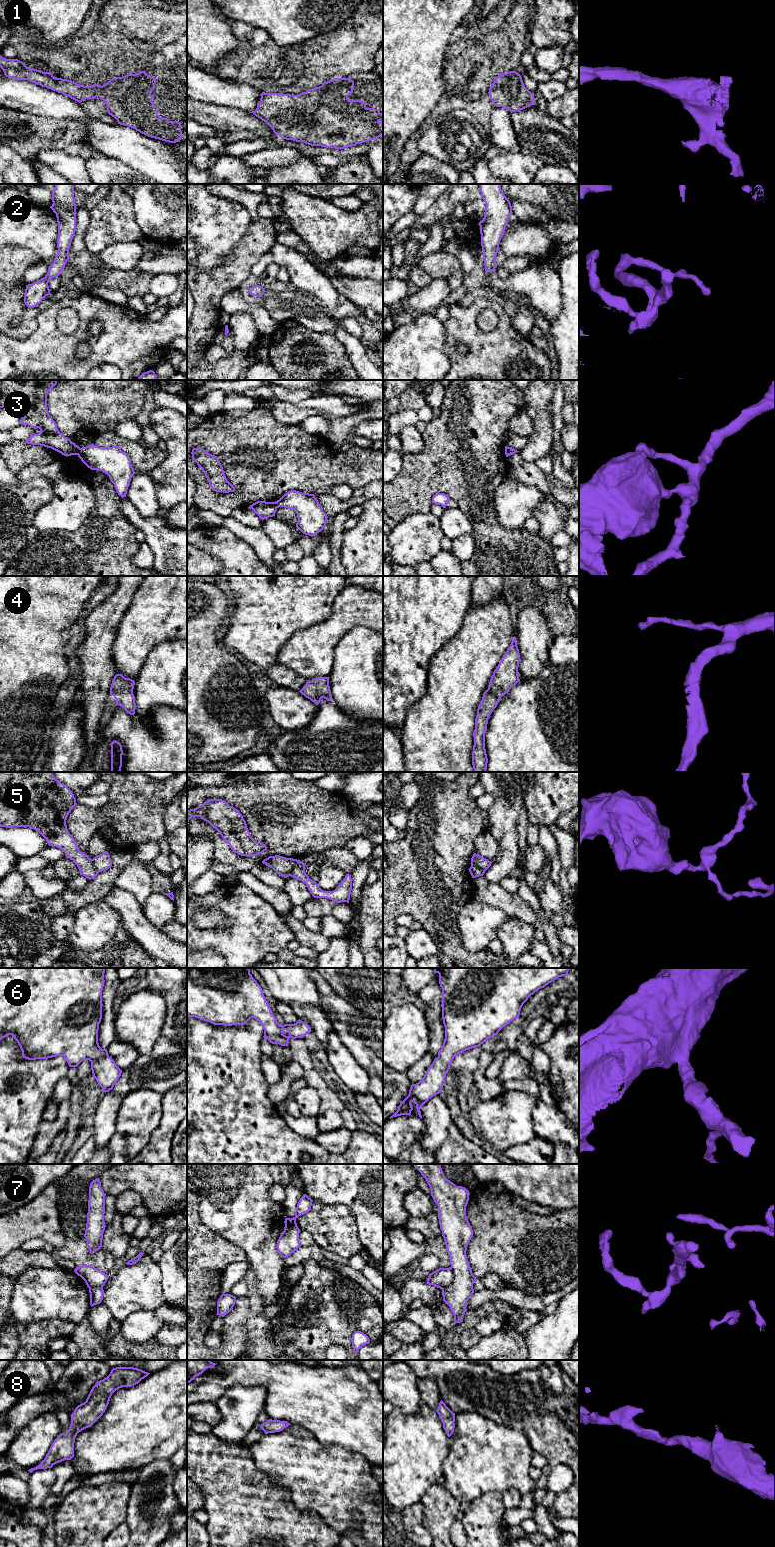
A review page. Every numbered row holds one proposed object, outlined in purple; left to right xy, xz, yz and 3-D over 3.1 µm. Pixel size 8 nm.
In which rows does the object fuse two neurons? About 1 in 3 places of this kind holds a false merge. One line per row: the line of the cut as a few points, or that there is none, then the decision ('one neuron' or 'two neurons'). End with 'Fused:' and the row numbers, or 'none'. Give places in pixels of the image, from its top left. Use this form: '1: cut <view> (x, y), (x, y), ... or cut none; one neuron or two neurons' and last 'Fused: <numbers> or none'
1: cut none; one neuron
2: cut none; one neuron
3: cut xy (80, 448), (77, 454); two neurons
4: cut none; one neuron
5: cut xz (296, 859), (289, 875); two neurons
6: cut none; one neuron
7: cut yz (451, 1267), (452, 1282), (442, 1289); two neurons
8: cut none; one neuron
Fused: 3, 5, 7

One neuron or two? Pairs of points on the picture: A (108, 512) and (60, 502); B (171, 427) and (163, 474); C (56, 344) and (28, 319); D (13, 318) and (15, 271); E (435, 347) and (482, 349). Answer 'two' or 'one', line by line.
A: two
B: one
C: two
D: one
E: two

